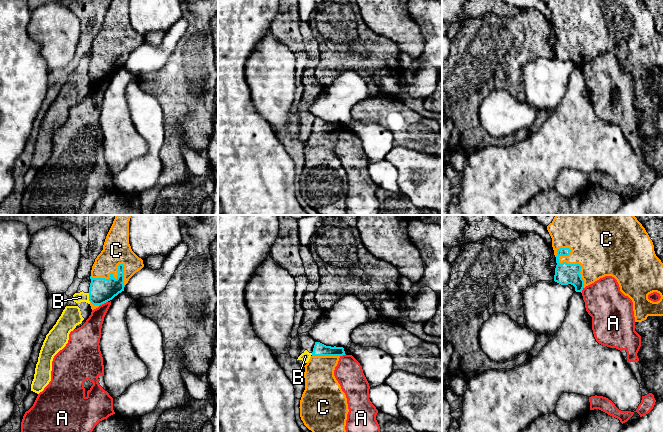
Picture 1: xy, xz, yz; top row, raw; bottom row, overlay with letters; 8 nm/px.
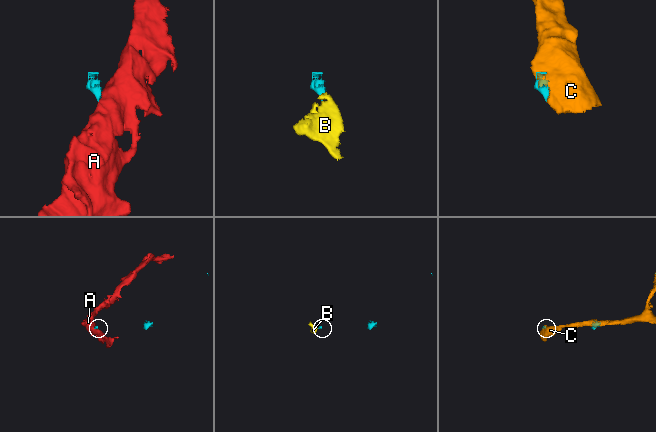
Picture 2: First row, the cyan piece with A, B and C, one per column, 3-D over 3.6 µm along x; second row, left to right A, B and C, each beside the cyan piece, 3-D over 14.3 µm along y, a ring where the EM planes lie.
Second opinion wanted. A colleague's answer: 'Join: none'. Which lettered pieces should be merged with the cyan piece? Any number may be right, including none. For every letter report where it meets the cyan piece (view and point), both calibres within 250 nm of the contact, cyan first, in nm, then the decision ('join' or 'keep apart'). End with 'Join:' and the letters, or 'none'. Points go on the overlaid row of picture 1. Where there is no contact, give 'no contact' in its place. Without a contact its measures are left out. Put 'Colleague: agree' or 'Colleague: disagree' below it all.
A: xy (103, 303) | 200/170 nm | keep apart
B: xy (89, 297) | 200/80 nm | keep apart
C: yz (574, 264) | 170/440 nm | join
Join: C
Colleague: disagree

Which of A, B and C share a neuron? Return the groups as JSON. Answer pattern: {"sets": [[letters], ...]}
{"sets": [["A"], ["B"], ["C"]]}

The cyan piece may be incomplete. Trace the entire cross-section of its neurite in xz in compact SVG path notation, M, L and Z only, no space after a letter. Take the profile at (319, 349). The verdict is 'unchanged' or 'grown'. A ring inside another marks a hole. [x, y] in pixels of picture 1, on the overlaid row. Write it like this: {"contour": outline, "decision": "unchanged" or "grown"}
{"contour": "M315 342L312 356L304 366L305 390L300 400L300 417L312 432L346 432L349 412L347 398L334 376L335 367L343 355L346 355L343 347L331 347Z", "decision": "grown"}

